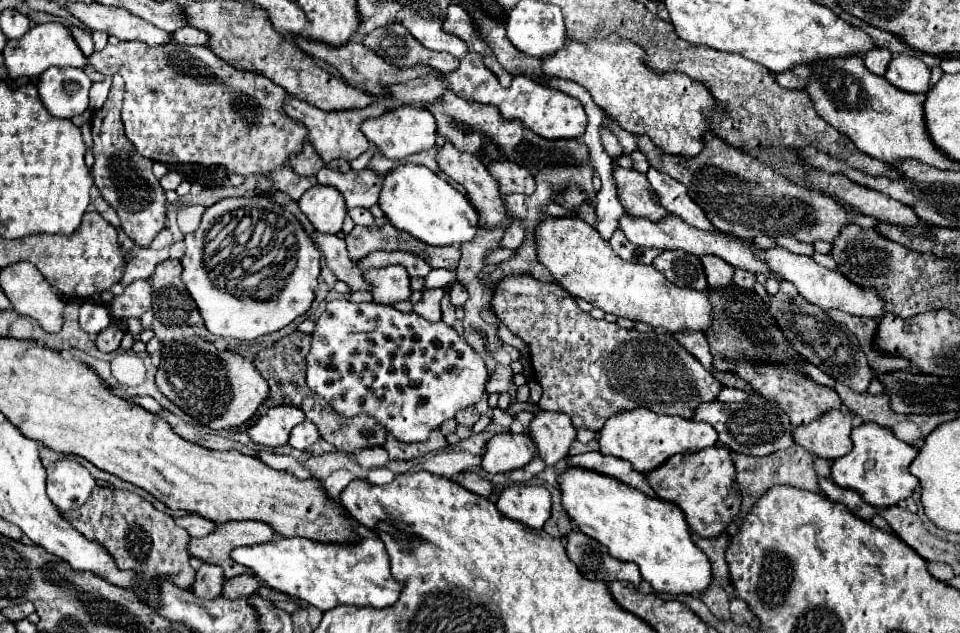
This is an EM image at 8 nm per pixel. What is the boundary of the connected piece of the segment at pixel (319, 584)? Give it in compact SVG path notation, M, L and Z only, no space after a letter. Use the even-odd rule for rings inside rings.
M276 537L262 545L236 547L230 559L254 571L274 591L286 593L294 599L306 601L322 611L338 605L360 607L390 607L396 603L402 587L392 579L390 559L382 539L372 537L356 545L316 543L304 537Z

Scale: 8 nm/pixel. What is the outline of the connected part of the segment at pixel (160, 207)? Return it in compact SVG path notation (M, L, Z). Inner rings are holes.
M120 75L112 77L112 89L106 103L92 115L92 139L94 139L94 165L92 177L96 187L108 205L118 213L124 233L140 247L148 247L158 231L166 223L166 197L158 179L152 173L152 161L138 155L134 145L124 135L124 125L120 119L124 95L124 79Z

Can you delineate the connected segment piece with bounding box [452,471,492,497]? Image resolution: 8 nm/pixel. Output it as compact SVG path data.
M464 471L464 473L456 473L452 477L456 483L460 483L462 487L466 487L468 491L476 493L476 495L482 495L482 497L488 497L492 493L492 483L482 479L478 473L472 473L472 471Z

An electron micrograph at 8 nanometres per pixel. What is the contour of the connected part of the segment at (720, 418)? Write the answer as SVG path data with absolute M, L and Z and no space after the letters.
M750 395L742 403L720 403L720 401L700 403L700 407L696 407L694 421L710 423L716 429L720 443L724 443L730 451L744 453L744 455L764 457L770 455L772 451L786 449L788 445L794 443L788 415L762 395Z

